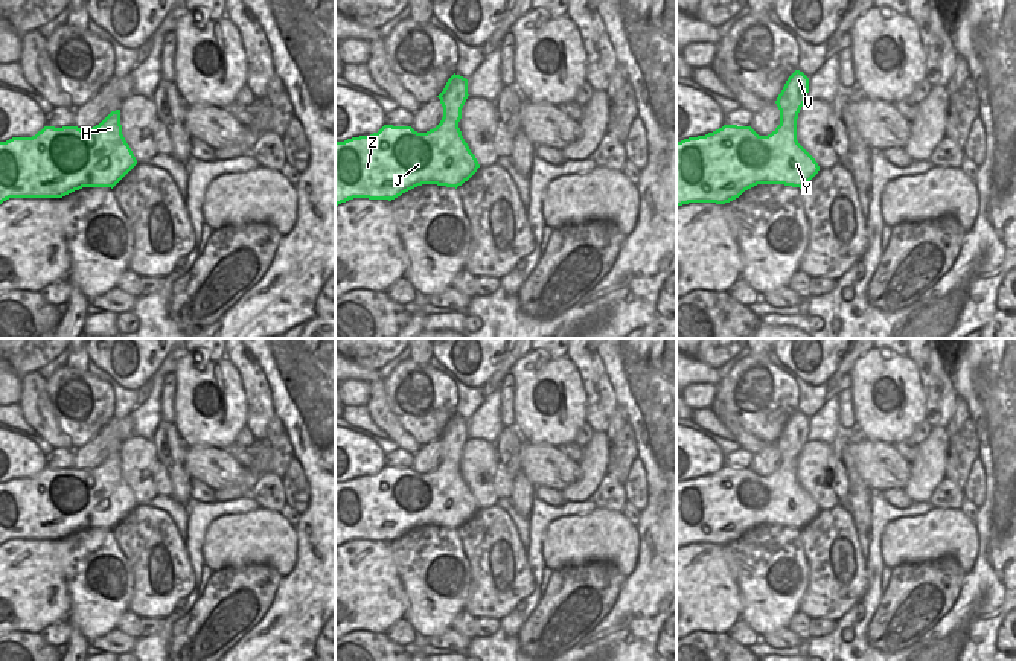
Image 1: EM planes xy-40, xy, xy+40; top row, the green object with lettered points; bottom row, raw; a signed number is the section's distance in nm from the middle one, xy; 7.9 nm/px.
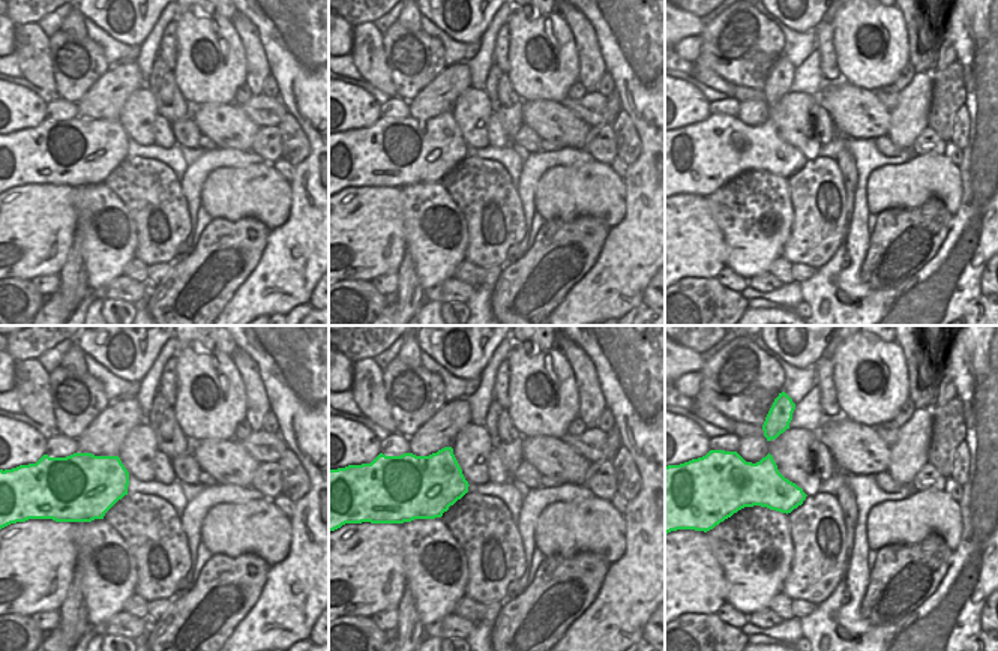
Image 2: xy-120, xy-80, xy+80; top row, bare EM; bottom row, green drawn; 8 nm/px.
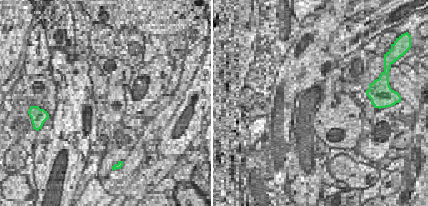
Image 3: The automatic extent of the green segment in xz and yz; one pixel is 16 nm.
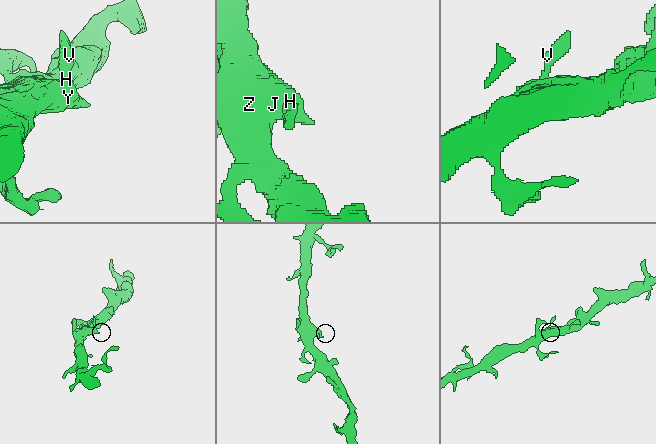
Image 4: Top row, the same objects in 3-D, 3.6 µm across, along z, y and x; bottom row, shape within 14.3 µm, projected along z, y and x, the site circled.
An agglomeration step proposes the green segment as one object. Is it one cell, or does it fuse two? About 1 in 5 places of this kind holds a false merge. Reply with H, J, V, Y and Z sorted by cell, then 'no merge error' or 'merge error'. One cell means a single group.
groups H J V Y Z; no merge error

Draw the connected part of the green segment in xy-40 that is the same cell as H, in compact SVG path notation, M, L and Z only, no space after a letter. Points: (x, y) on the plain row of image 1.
M120 451L90 471L44 468L32 478L0 483L0 545L9 539L62 539L82 528L114 528L137 501L122 475Z

